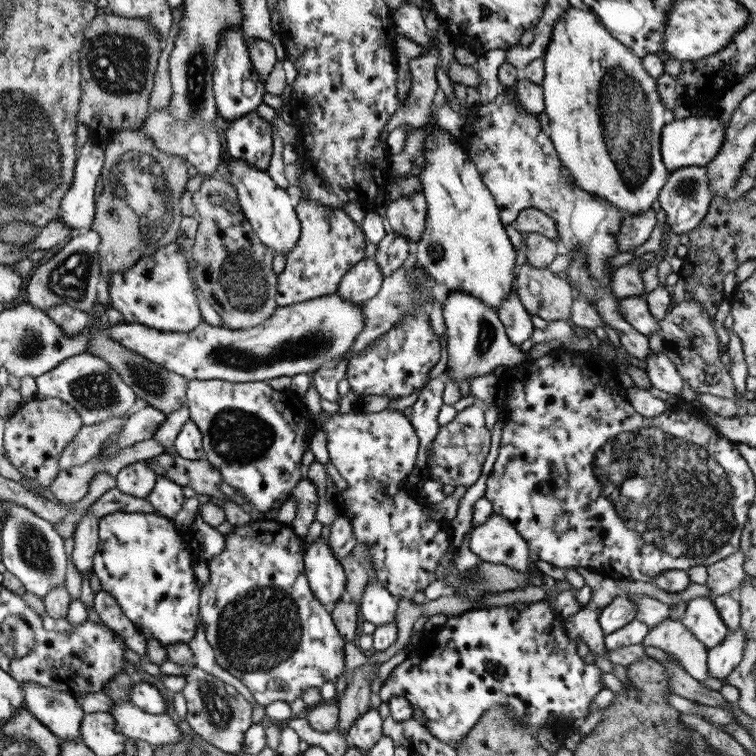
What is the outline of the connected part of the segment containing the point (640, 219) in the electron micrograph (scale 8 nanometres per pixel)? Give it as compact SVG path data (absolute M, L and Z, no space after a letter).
M653 209L636 216L624 215L622 223L620 223L620 233L618 233L618 253L630 252L637 246L644 244L654 226L657 224L656 213Z

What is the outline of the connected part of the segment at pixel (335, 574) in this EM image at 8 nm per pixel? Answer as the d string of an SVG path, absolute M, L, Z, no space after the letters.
M321 536L311 546L307 546L304 570L312 594L327 608L346 598L345 570Z

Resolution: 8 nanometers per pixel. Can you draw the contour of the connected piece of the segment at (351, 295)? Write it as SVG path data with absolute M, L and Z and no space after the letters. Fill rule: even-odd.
M366 257L344 273L336 292L342 300L348 300L352 304L364 304L376 296L383 280L384 276L376 264L376 258Z

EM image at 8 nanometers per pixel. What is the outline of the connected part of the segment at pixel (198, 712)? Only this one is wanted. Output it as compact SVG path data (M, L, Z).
M196 665L183 674L187 681L182 692L187 704L185 720L190 728L216 748L230 754L242 755L240 752L244 748L244 734L253 725L250 702L234 686L225 684Z

